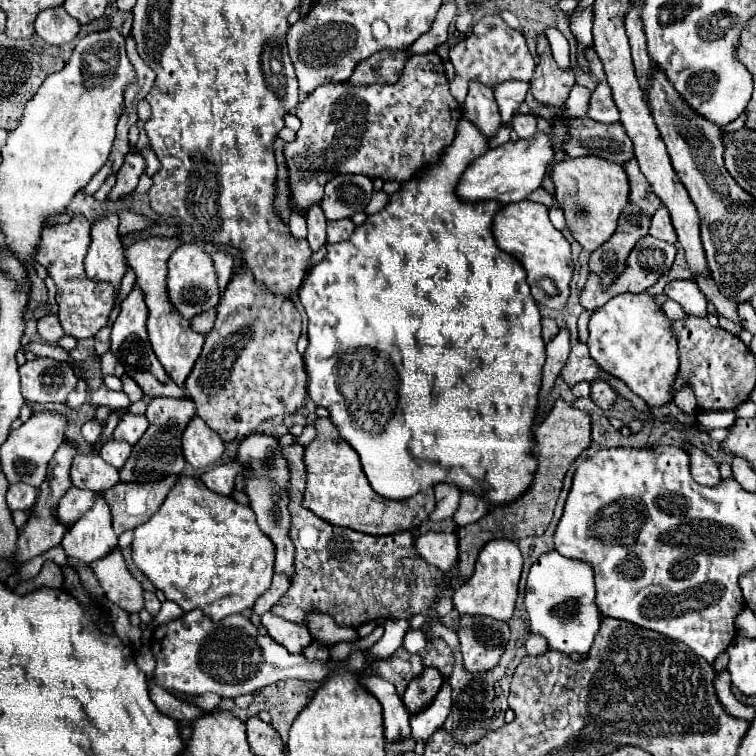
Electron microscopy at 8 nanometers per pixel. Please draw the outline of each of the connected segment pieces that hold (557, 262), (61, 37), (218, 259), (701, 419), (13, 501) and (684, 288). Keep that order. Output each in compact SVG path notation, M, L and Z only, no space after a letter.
M529 199L519 203L509 203L501 207L499 215L495 215L493 235L499 249L515 257L527 271L527 283L531 287L531 295L535 297L535 301L549 309L563 309L569 297L573 261L567 239L549 221L549 209Z
M63 7L43 9L35 21L35 33L49 45L63 45L75 39L81 25Z
M215 251L211 255L213 259L213 265L215 265L215 271L217 271L217 277L219 277L219 289L223 291L233 275L233 257L227 255L225 251Z
M733 410L726 411L701 411L696 416L699 430L708 431L717 428L727 428L736 420L736 415Z
M15 483L15 485L9 485L9 491L7 491L7 507L11 511L17 511L17 509L31 509L33 503L37 499L37 489L27 485L27 483Z
M669 281L665 285L665 295L677 301L687 315L707 317L707 299L693 281Z

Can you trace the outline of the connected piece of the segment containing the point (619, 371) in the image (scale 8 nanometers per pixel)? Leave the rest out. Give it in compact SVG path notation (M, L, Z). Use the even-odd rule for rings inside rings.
M649 291L643 293L621 293L609 299L601 309L591 315L589 321L589 355L597 363L601 371L607 375L621 379L635 395L639 395L649 407L663 407L673 401L673 385L679 371L679 357L677 357L677 339L671 331L671 319L665 317L661 305Z

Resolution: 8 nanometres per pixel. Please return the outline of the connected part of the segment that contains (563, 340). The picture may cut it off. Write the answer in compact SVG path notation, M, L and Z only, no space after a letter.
M559 329L557 337L551 339L551 343L547 343L547 361L543 367L543 387L541 387L541 411L545 405L547 393L555 383L555 377L559 375L559 371L563 369L569 357L569 349L571 349L571 337L567 329Z

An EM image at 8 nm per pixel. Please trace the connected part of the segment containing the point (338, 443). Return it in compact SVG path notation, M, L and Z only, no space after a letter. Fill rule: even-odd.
M315 419L313 425L317 435L305 447L305 455L303 455L307 483L305 483L301 505L305 509L313 511L317 517L321 517L327 523L355 529L367 535L391 535L401 531L415 531L419 523L423 523L431 515L431 511L435 509L433 489L425 489L415 497L403 501L389 501L377 495L371 489L361 469L359 455L349 443L337 437L335 425L331 425L329 419Z

